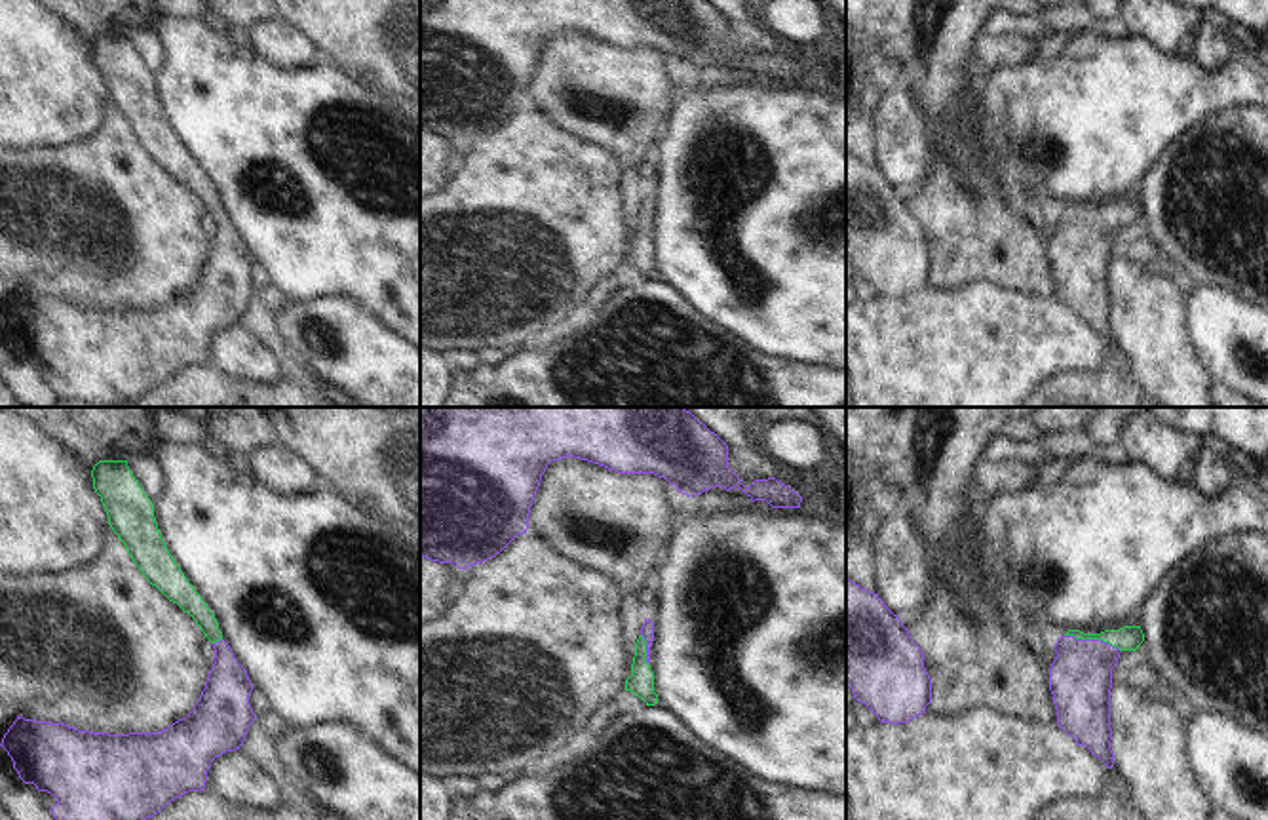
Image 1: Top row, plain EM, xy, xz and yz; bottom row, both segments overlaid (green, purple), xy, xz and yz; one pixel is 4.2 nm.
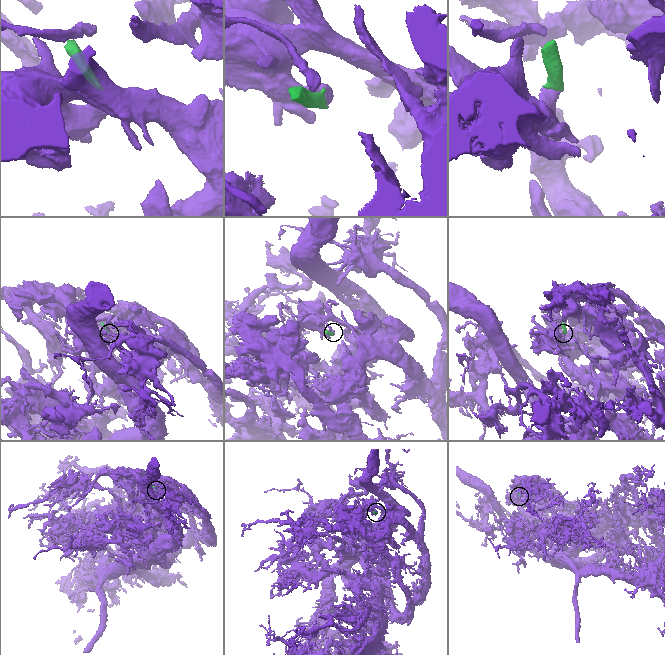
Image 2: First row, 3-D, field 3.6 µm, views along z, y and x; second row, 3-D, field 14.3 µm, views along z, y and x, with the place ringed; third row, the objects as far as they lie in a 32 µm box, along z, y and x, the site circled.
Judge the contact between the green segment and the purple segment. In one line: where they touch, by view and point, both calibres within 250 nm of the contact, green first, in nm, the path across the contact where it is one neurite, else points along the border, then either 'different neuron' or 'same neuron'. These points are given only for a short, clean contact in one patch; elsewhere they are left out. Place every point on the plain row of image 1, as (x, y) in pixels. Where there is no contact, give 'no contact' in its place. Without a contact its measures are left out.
yz (1094, 212) | 110/280 nm | across yz (1128, 212), (1094, 212), (1080, 252) | same neuron

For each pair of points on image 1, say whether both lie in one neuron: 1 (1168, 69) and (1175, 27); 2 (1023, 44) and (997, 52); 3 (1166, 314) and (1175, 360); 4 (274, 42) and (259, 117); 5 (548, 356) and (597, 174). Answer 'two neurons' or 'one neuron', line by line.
1: two neurons
2: one neuron
3: one neuron
4: two neurons
5: two neurons

